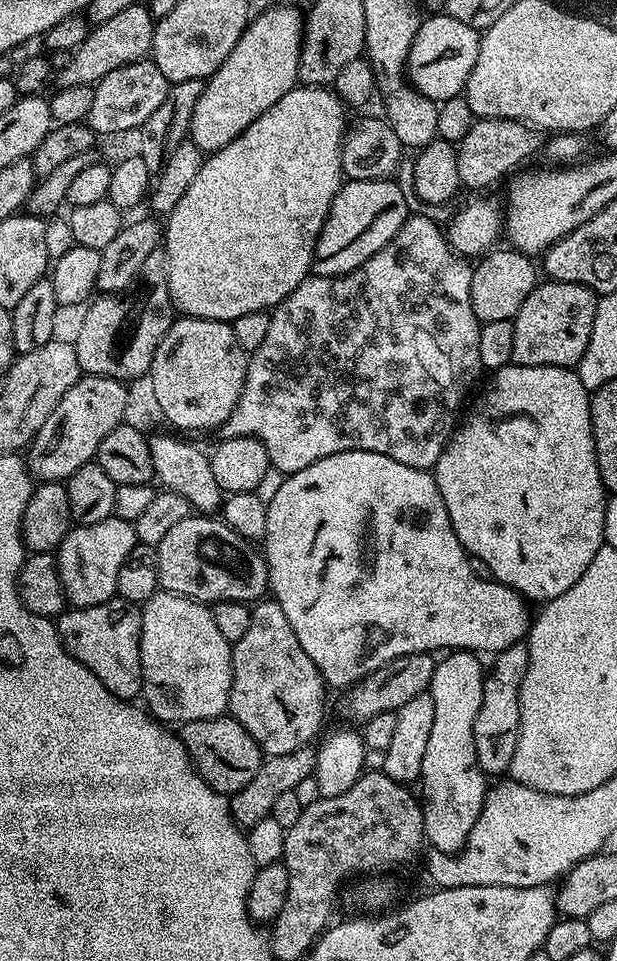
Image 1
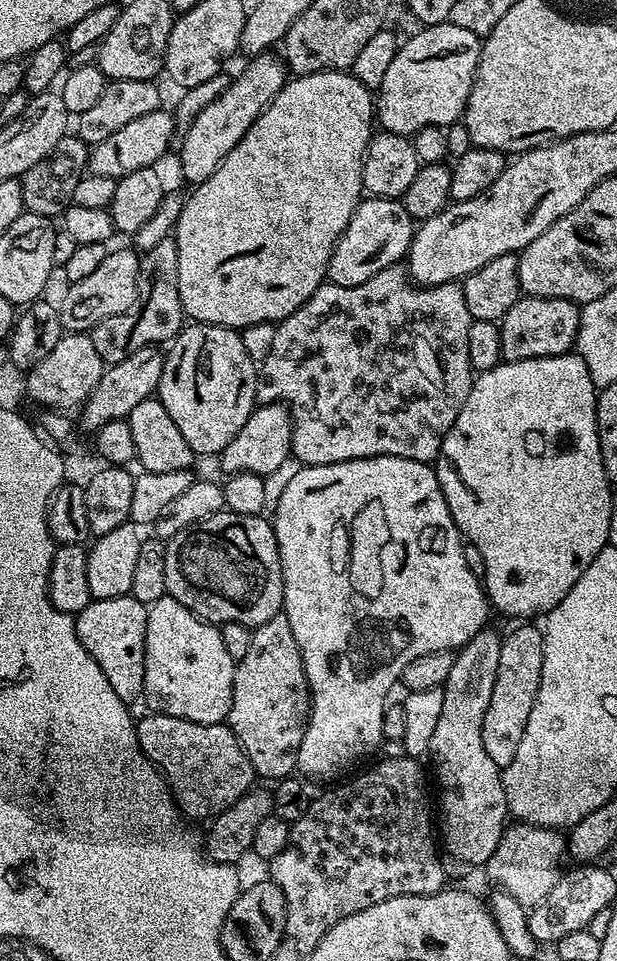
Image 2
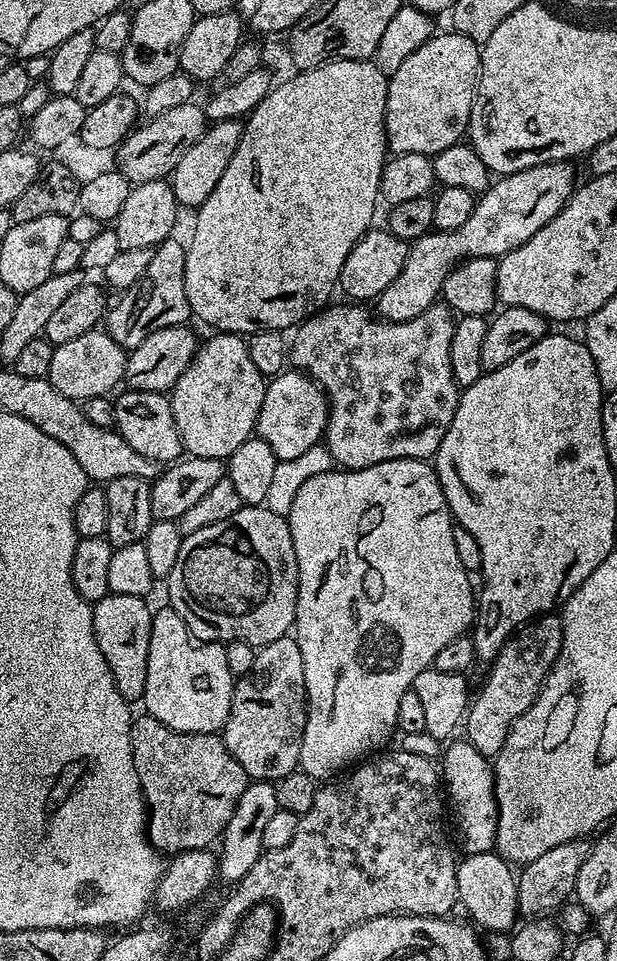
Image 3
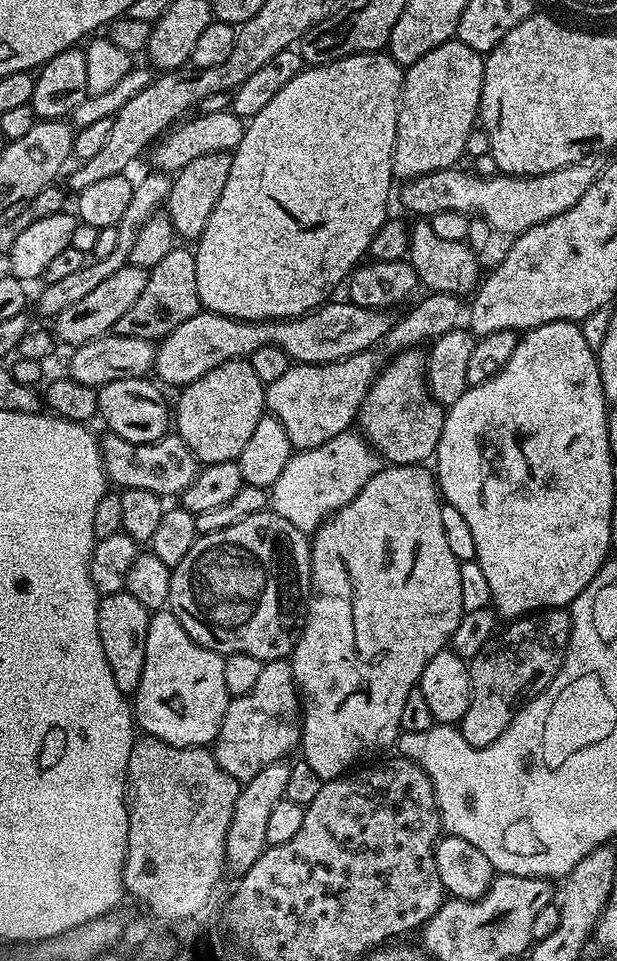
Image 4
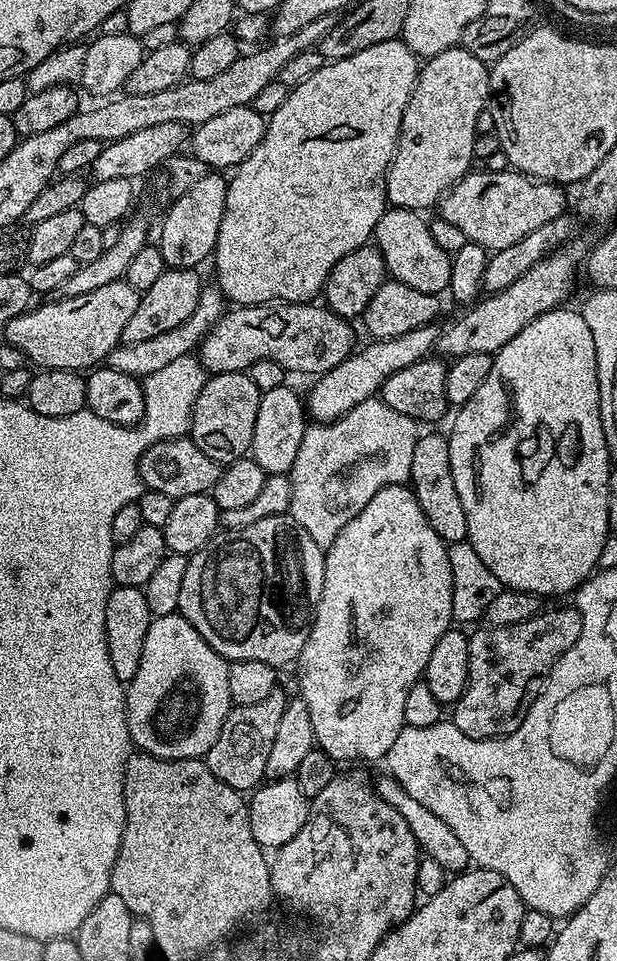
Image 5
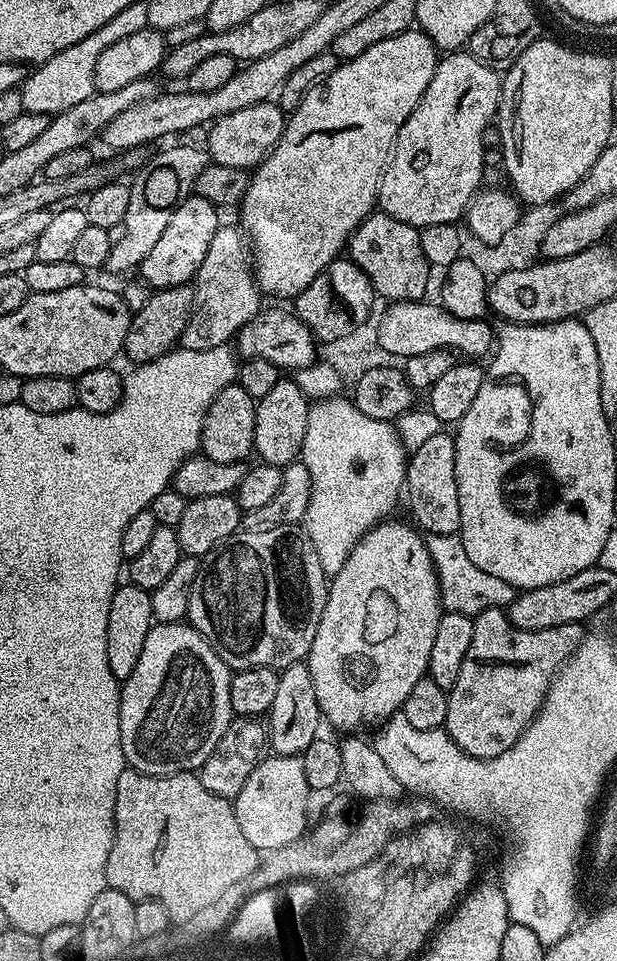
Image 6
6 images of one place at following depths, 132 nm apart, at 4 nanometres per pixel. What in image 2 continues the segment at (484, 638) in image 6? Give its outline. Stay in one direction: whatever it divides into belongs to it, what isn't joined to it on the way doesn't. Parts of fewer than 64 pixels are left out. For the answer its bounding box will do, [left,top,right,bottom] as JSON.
[482,622,544,770]

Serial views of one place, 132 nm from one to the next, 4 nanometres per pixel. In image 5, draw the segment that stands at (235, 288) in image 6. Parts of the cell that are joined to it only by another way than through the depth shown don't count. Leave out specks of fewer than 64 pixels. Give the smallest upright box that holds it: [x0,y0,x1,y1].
[107,286,226,378]

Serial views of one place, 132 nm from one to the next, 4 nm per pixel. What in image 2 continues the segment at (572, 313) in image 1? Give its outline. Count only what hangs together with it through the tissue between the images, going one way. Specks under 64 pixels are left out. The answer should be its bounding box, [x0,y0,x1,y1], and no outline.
[498,295,580,360]

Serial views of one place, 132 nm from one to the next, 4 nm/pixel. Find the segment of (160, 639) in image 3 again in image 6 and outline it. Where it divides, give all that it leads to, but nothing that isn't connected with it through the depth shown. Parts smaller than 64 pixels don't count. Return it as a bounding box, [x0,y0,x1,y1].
[120,622,234,776]

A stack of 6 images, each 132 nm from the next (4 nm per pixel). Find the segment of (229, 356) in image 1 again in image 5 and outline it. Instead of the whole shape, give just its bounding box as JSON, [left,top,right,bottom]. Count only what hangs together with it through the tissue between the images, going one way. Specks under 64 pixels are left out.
[190,371,260,466]

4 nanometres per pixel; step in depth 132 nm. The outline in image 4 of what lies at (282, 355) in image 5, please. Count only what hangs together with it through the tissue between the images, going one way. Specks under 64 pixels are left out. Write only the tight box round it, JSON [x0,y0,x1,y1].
[155,302,394,386]

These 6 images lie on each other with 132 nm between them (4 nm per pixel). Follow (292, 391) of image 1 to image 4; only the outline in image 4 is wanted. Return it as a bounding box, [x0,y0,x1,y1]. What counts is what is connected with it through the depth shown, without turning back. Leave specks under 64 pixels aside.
[359,348,445,465]

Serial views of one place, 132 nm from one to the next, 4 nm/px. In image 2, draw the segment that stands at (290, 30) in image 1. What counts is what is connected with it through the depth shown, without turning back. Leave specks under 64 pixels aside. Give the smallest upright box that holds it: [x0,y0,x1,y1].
[180,54,286,186]

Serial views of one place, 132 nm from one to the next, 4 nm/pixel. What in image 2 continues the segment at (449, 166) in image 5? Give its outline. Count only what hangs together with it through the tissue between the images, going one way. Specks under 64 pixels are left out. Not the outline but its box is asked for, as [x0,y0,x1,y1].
[374,22,481,137]

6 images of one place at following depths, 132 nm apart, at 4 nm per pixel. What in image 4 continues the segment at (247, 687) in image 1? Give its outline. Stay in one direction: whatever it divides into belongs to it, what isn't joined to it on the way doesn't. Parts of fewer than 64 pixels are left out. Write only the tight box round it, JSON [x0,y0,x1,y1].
[214,659,302,782]

